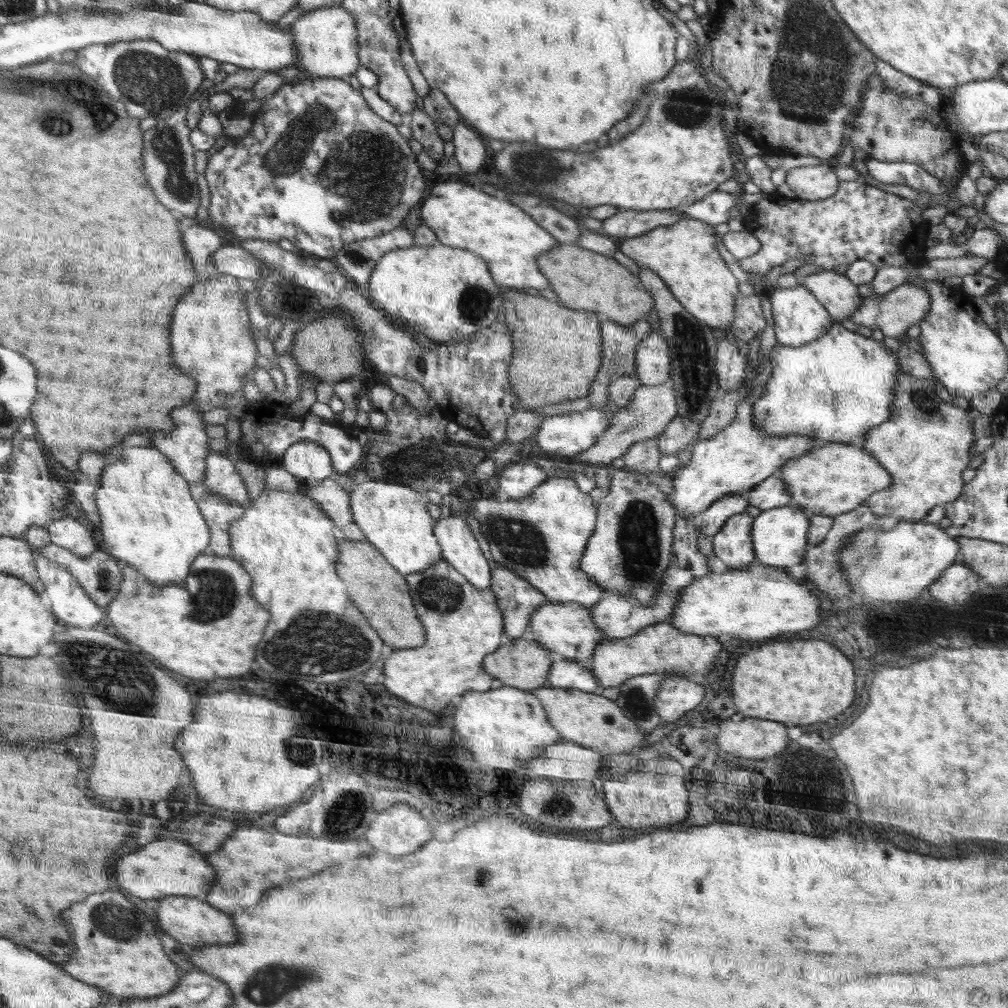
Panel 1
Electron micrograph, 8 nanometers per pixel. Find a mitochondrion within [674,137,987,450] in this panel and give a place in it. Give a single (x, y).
(693, 403)

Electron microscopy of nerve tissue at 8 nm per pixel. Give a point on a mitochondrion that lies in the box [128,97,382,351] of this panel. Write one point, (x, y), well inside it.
(165, 147)

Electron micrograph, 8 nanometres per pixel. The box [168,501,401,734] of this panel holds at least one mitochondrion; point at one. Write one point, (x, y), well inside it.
(313, 649)

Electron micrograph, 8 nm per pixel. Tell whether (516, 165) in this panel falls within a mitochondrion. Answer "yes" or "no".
yes

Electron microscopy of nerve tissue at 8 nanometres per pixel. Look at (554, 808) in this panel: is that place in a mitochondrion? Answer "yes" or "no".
yes

